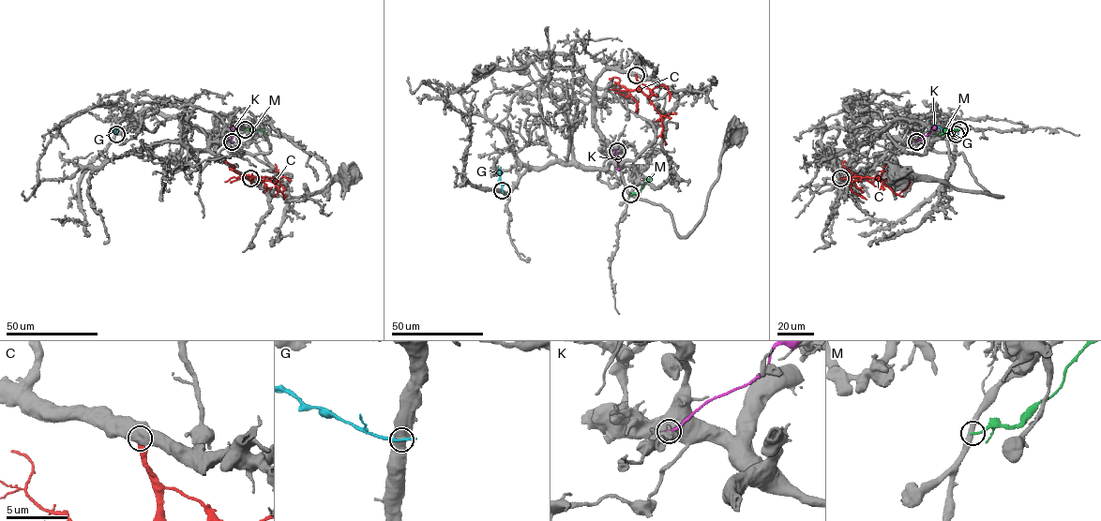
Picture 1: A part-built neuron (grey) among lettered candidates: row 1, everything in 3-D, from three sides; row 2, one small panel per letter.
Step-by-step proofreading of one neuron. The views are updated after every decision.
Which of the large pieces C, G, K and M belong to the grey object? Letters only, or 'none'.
none

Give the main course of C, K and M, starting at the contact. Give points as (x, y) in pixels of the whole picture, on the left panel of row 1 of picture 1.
C: (250, 179), (272, 177), (277, 184), (277, 194), (281, 181)
K: (232, 141), (234, 127)
M: (245, 129), (263, 129), (266, 135)

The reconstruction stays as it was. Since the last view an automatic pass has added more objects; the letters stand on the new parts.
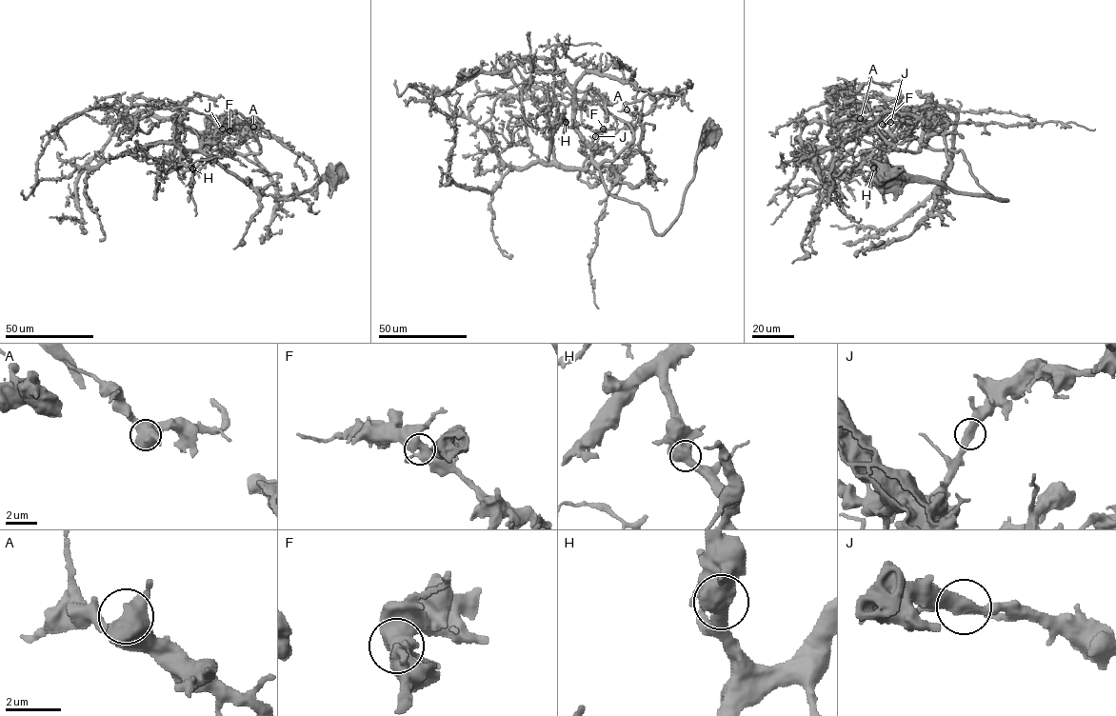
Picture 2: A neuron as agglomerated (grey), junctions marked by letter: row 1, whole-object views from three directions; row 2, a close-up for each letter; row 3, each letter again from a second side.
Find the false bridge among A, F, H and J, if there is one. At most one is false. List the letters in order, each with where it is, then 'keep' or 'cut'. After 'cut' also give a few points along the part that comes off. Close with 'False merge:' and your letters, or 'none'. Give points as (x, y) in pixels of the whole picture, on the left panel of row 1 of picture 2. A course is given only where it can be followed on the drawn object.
A: (253, 127) | keep
F: (229, 130) | keep
H: (192, 169) | keep
J: (222, 129) | keep
False merge: none

